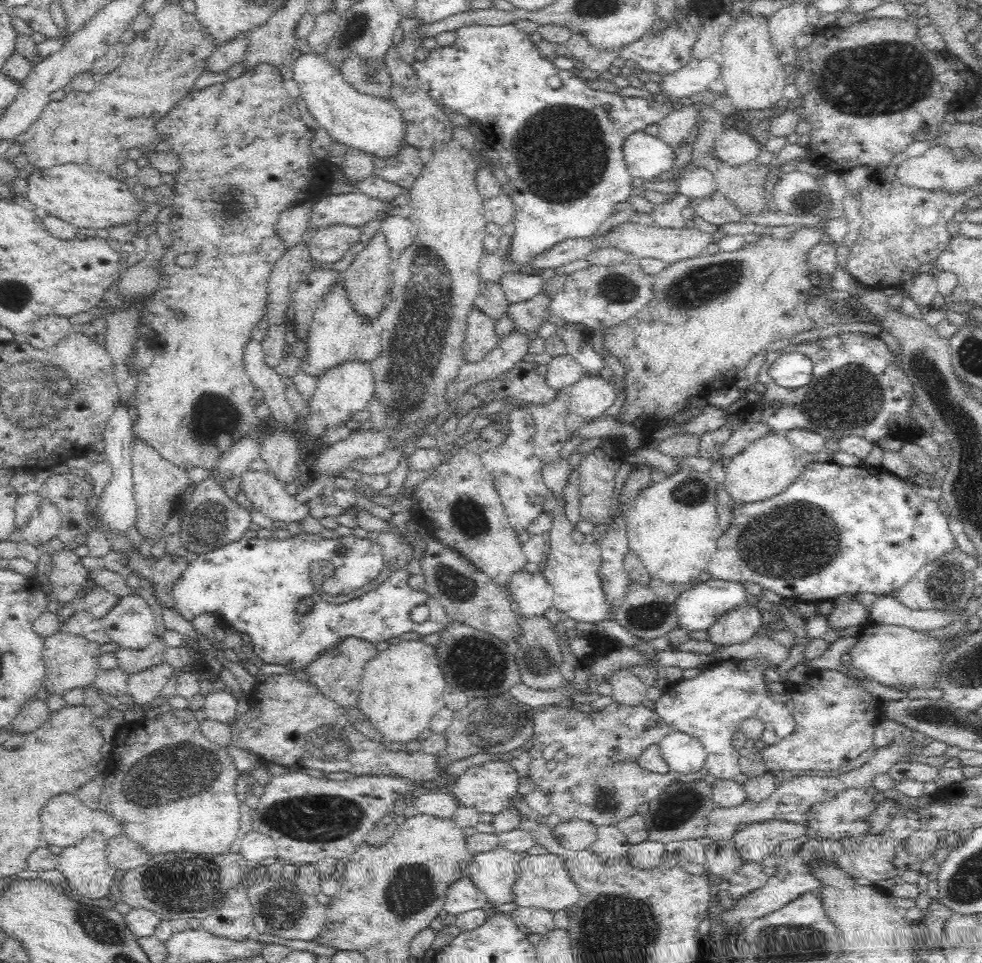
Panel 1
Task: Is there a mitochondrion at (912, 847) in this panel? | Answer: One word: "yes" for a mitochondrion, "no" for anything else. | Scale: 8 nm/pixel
no

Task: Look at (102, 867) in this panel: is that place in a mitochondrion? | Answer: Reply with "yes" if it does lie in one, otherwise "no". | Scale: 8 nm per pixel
no

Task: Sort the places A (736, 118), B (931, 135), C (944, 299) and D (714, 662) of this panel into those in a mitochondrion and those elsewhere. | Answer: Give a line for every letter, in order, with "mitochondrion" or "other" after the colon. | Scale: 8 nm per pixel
A: other
B: other
C: other
D: other

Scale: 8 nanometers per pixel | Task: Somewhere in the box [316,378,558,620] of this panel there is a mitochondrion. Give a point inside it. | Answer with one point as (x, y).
(457, 586)

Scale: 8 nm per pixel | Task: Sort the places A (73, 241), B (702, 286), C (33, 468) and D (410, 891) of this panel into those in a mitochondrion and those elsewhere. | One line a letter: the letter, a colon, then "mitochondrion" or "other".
A: other
B: mitochondrion
C: other
D: mitochondrion

